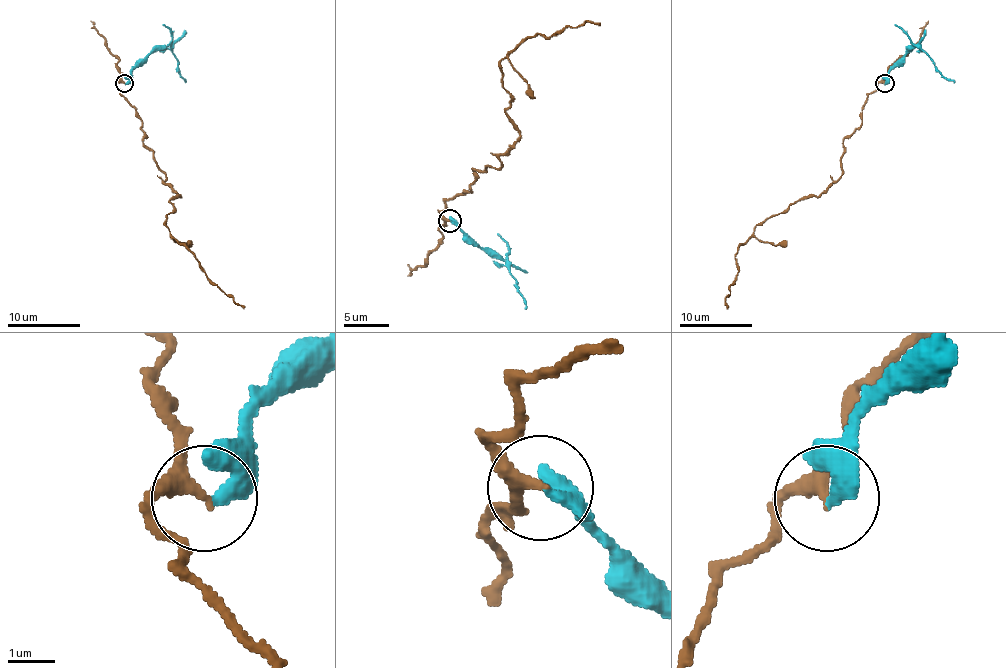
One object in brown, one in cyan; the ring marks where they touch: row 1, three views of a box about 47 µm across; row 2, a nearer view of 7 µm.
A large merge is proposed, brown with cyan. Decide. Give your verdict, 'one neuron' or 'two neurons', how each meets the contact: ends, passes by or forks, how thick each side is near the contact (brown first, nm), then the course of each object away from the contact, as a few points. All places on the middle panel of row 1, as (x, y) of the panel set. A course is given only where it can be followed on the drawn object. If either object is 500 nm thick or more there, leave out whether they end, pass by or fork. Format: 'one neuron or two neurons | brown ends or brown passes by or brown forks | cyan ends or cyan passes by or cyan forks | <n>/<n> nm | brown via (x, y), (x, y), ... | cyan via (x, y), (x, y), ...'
two neurons | brown passes by | cyan ends | 240/360 nm | brown via (449, 221), (440, 212), (472, 192), (472, 169), (497, 169), (517, 139), (501, 62), (529, 37), (599, 23) | cyan via (451, 221), (483, 251), (504, 260), (515, 278), (515, 287), (522, 294), (524, 308)

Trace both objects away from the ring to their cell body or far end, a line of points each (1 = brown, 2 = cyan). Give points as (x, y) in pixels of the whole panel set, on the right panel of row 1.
1: (885, 84), (843, 140), (843, 173), (820, 196), (758, 225), (738, 249), (727, 309)
2: (885, 84), (885, 76), (916, 45), (943, 76), (954, 82)

